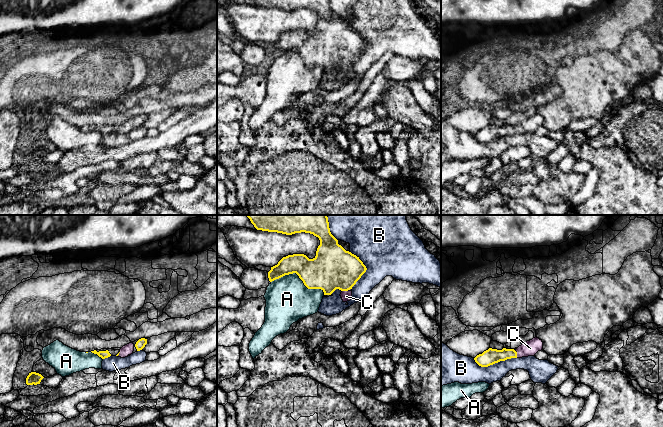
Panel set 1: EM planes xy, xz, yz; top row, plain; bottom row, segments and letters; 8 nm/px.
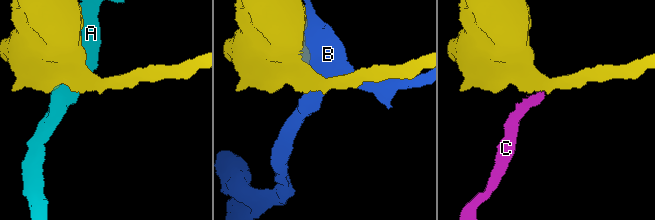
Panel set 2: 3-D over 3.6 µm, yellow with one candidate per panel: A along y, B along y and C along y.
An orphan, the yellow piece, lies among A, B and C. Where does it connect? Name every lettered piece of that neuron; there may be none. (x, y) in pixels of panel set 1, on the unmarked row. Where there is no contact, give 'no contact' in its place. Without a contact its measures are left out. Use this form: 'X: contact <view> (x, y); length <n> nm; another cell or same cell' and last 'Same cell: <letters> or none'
A: contact xz (299, 53); length 440 nm; another cell
B: contact yz (494, 139); length 360 nm; another cell
C: contact xz (345, 66); length 60 nm; same cell
Same cell: C

